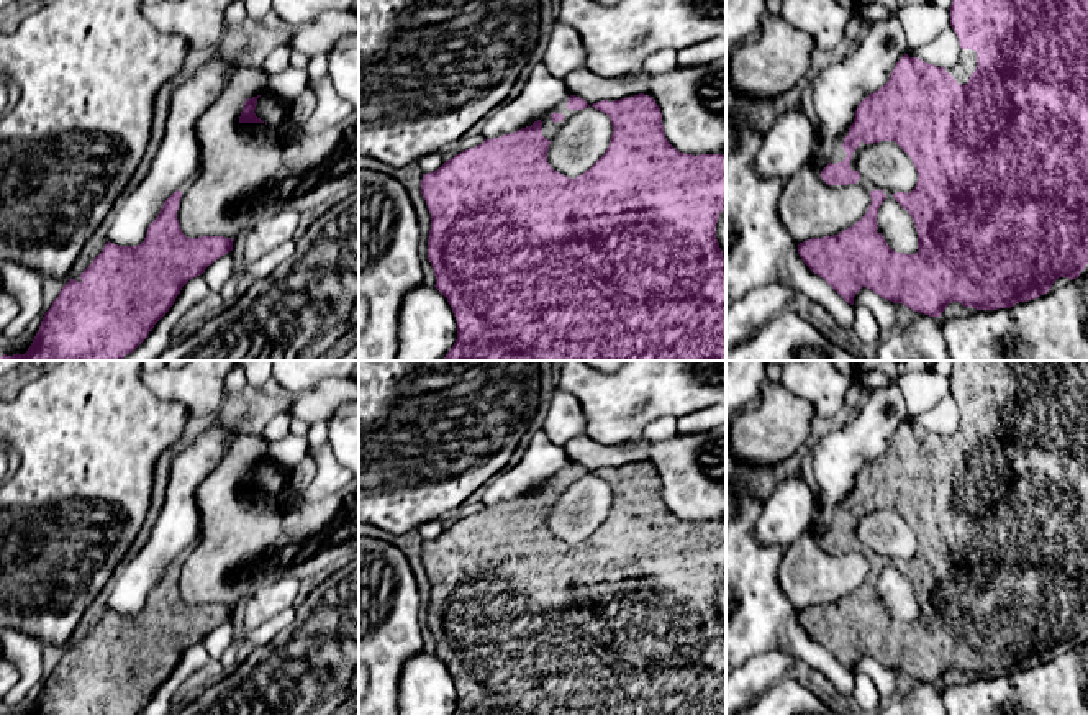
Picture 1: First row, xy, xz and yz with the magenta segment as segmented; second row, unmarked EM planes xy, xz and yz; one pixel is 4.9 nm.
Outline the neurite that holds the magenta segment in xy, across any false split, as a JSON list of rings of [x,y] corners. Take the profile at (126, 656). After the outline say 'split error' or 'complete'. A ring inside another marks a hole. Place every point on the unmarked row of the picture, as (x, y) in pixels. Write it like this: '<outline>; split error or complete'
[[[193,544],[185,548],[162,572],[157,585],[149,592],[146,605],[138,613],[118,613],[107,610],[93,630],[79,643],[82,648],[69,646],[44,681],[41,694],[29,715],[138,715],[154,692],[174,672],[182,654],[205,640],[221,623],[233,618],[233,607],[224,603],[187,605],[179,592],[177,579],[182,562],[188,558]]]; split error

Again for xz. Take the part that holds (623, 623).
[[[639,461],[592,472],[610,484],[611,508],[588,538],[570,546],[549,533],[547,518],[564,490],[587,474],[583,466],[570,462],[531,494],[485,507],[456,521],[437,538],[423,541],[421,561],[431,581],[428,626],[436,643],[434,654],[447,666],[457,689],[452,715],[726,715],[726,630],[714,599],[719,581],[726,577],[726,520],[693,523],[677,518],[665,505],[659,472]]]; split error

